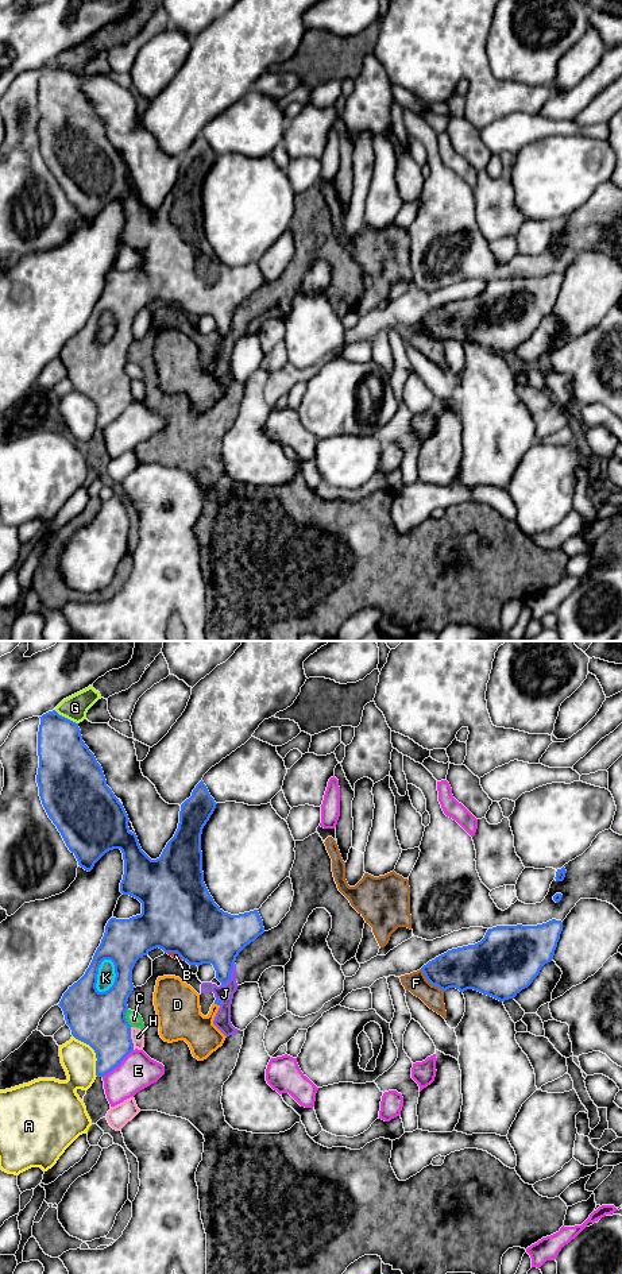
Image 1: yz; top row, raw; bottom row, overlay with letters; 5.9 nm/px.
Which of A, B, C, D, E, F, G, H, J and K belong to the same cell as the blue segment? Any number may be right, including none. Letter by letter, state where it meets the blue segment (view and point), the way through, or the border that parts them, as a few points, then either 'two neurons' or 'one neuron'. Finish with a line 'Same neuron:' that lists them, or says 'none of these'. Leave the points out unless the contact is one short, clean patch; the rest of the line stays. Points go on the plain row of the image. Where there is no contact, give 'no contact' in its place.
A: yz (95, 404) | two neurons
B: yz (176, 304) | along yz (167, 304), (176, 304), (182, 311) | two neurons
C: yz (124, 370) | two neurons
D: yz (216, 355) | along yz (213, 355), (219, 358) | two neurons
E: yz (118, 417) | two neurons
F: yz (431, 335) | along yz (420, 321), (432, 336), (444, 343) | two neurons
G: yz (66, 70) | two neurons
H: yz (130, 389) | two neurons
J: yz (230, 327) | two neurons
K: yz (97, 325) | two neurons
Same neuron: none of these

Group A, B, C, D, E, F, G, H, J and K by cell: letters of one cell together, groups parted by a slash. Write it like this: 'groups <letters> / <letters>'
groups A / B D J K / C / E / F G / H

